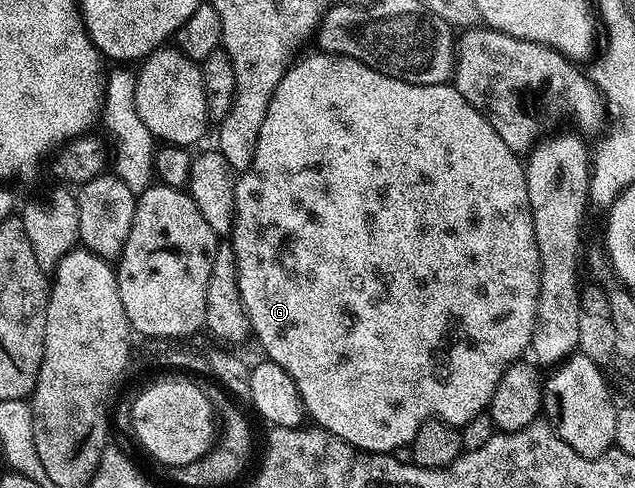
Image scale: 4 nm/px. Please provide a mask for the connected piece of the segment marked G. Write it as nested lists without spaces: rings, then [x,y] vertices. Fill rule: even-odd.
[[[315,54],[316,56],[305,55],[297,59],[288,73],[278,82],[278,90],[274,90],[274,98],[270,98],[270,106],[266,110],[266,118],[262,118],[262,130],[258,130],[258,146],[254,150],[254,162],[244,172],[239,173],[240,180],[235,184],[232,167],[226,162],[226,158],[219,150],[212,152],[196,152],[192,157],[190,166],[190,178],[186,189],[192,197],[194,206],[202,213],[202,218],[206,218],[206,223],[210,225],[210,230],[218,234],[224,234],[232,228],[230,243],[236,258],[236,269],[238,270],[239,292],[242,294],[243,304],[247,308],[248,316],[251,318],[251,326],[255,339],[258,338],[264,353],[263,355],[273,360],[284,370],[296,383],[296,389],[300,391],[300,397],[304,402],[304,409],[310,417],[311,423],[317,428],[324,429],[325,432],[334,434],[346,442],[350,442],[356,448],[361,448],[363,452],[387,452],[397,450],[398,446],[411,444],[414,434],[418,434],[418,426],[422,422],[430,419],[444,420],[453,426],[462,426],[470,422],[478,413],[487,409],[488,403],[492,400],[494,390],[502,378],[502,374],[511,364],[517,363],[521,359],[523,352],[529,351],[532,343],[532,335],[536,329],[536,311],[538,310],[538,298],[540,297],[540,259],[538,258],[538,242],[534,238],[534,218],[530,210],[530,194],[526,190],[528,174],[521,157],[498,138],[498,130],[486,122],[462,94],[451,83],[447,84],[411,84],[398,78],[390,78],[382,74],[378,69],[366,66],[362,62],[352,60],[349,56],[330,56],[327,54]]]

